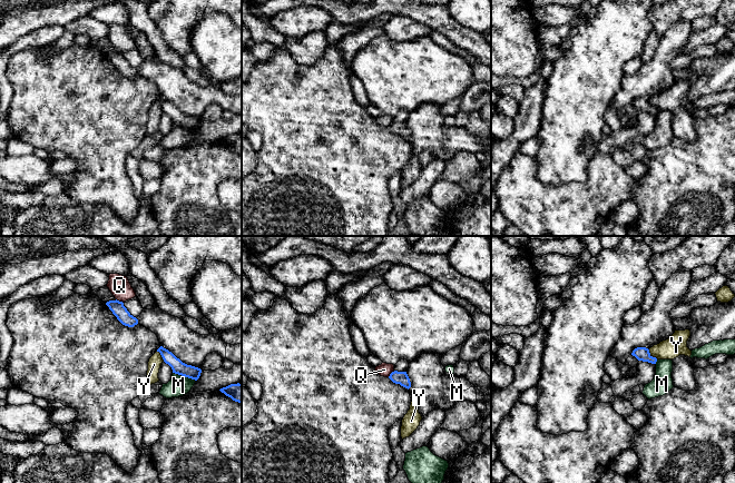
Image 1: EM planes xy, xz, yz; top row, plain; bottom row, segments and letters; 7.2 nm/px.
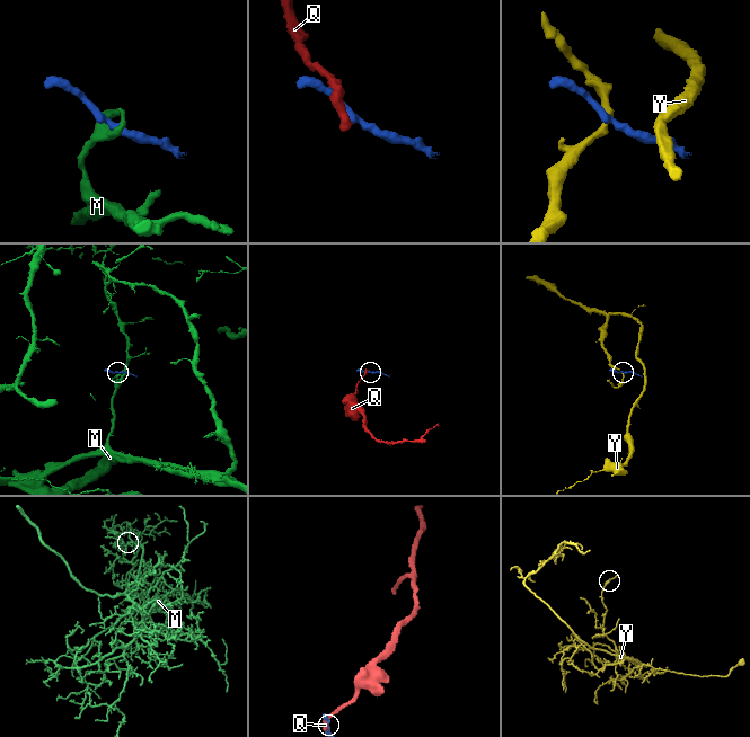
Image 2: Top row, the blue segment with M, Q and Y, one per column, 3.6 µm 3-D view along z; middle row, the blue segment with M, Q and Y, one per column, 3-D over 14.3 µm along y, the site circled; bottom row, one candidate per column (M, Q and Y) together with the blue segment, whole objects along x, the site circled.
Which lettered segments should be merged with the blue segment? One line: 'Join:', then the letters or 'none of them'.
Join: none of them

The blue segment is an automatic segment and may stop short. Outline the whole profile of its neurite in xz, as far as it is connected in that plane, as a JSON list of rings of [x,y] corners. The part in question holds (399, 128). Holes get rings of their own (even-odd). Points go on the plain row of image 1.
[[[394,121],[390,125],[389,129],[395,134],[395,135],[400,135],[401,137],[405,138],[405,139],[410,139],[411,138],[411,132],[410,129],[406,125],[406,122],[398,122]]]

